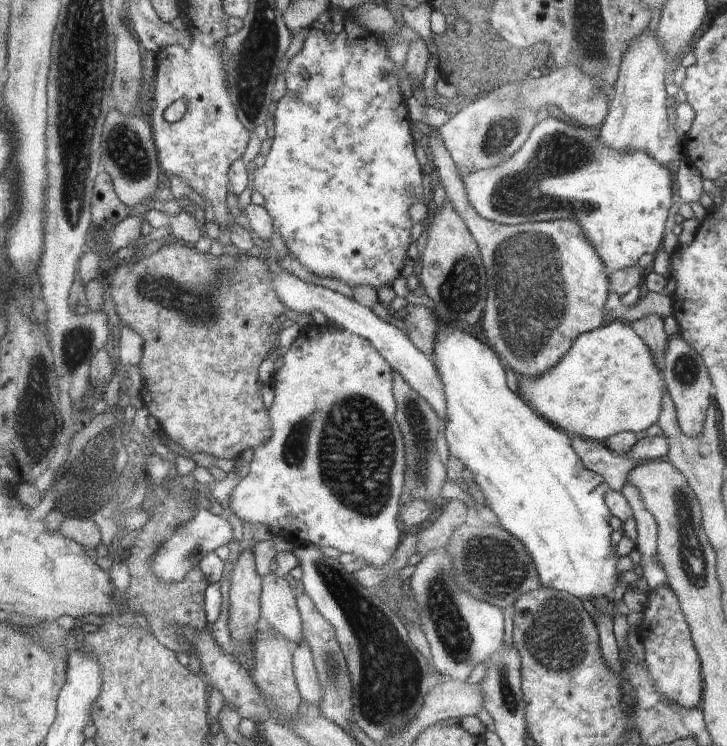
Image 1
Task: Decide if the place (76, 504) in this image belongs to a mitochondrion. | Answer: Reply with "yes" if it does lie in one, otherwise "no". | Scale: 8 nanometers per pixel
yes

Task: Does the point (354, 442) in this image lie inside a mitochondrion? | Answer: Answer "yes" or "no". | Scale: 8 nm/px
yes

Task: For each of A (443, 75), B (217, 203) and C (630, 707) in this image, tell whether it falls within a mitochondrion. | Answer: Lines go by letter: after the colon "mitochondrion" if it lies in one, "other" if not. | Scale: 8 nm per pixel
A: other
B: other
C: other

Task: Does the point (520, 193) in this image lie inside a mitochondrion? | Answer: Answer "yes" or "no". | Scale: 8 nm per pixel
yes

